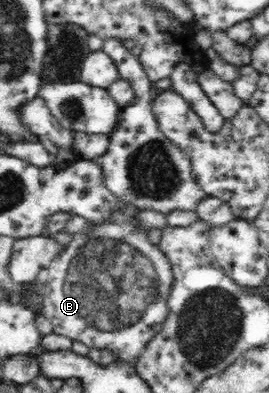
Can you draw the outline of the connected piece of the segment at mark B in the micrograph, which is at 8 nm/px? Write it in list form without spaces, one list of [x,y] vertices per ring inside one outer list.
[[[120,202],[117,205],[117,210],[112,214],[112,217],[106,218],[100,222],[87,222],[86,228],[80,230],[78,234],[71,234],[70,242],[58,253],[47,266],[44,273],[44,296],[43,296],[43,316],[48,319],[53,327],[53,333],[66,336],[70,341],[82,342],[88,348],[106,349],[110,351],[116,359],[120,361],[128,361],[135,366],[137,358],[145,349],[145,346],[161,331],[164,318],[169,313],[168,294],[172,288],[173,272],[171,262],[167,260],[167,256],[161,251],[159,245],[155,245],[148,238],[147,228],[143,228],[139,221],[135,220],[137,212],[140,211],[136,206]]]

